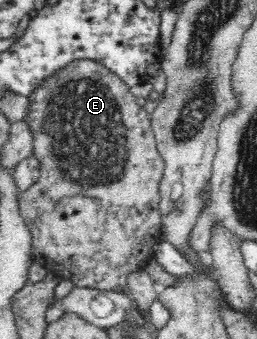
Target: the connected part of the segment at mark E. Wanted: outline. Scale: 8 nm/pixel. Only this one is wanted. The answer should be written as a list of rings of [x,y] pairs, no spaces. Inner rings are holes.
[[[87,58],[87,59],[74,59],[71,60],[68,64],[65,64],[63,67],[52,71],[49,76],[47,76],[38,86],[35,86],[32,89],[32,92],[29,93],[27,96],[27,101],[29,101],[29,105],[27,105],[27,115],[24,117],[24,123],[26,127],[29,128],[29,132],[31,132],[32,136],[32,156],[38,161],[38,170],[40,173],[39,179],[24,191],[18,197],[18,210],[20,216],[22,217],[24,226],[27,228],[27,231],[30,233],[30,251],[32,260],[36,261],[37,263],[41,264],[44,268],[46,268],[49,272],[55,273],[57,276],[60,276],[61,279],[67,280],[72,283],[74,286],[79,287],[90,287],[90,288],[99,288],[99,289],[108,289],[108,290],[115,290],[115,291],[123,291],[128,287],[128,275],[137,271],[139,269],[143,269],[146,263],[152,258],[153,250],[152,245],[161,240],[161,222],[160,222],[160,213],[159,213],[159,186],[158,183],[162,179],[162,171],[165,167],[164,162],[162,161],[162,157],[158,152],[156,144],[153,142],[152,130],[151,130],[151,123],[150,123],[150,114],[145,111],[143,106],[137,103],[136,97],[131,91],[129,91],[129,86],[125,83],[123,78],[117,76],[115,72],[111,71],[101,60],[95,58]],[[67,181],[77,181],[77,183],[81,183],[83,187],[88,187],[87,189],[83,189],[83,191],[79,191],[79,187],[77,185],[71,185],[71,183],[67,183]]]

